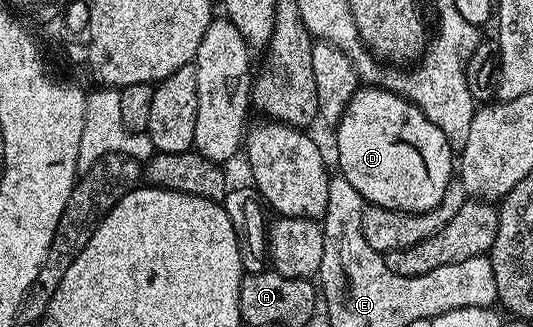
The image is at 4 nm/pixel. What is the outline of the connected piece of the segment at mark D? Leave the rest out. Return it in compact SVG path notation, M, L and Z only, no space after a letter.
M383 87L357 88L342 115L342 119L335 126L335 133L337 143L335 160L340 163L339 176L344 177L350 183L350 187L354 187L354 191L358 191L358 195L364 197L368 205L386 207L403 213L425 213L434 207L438 207L438 203L442 203L442 199L448 190L448 184L454 179L454 150L452 144L446 139L446 135L442 135L442 131L438 127L434 127L434 123L430 123L430 119L426 119L424 112L413 101L409 101L407 97L402 97L400 94L393 93L392 90Z

